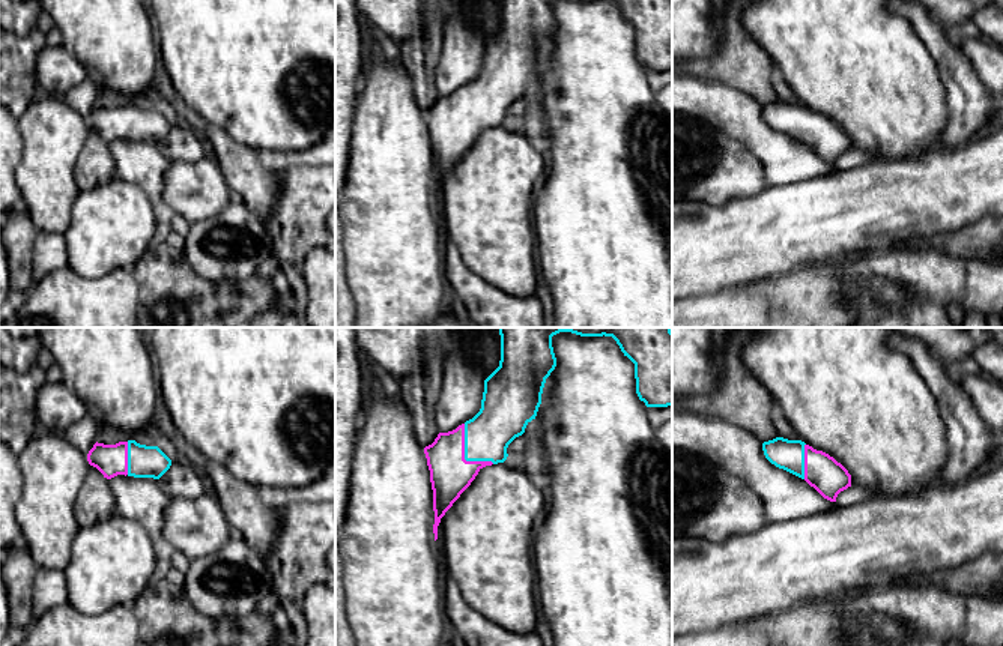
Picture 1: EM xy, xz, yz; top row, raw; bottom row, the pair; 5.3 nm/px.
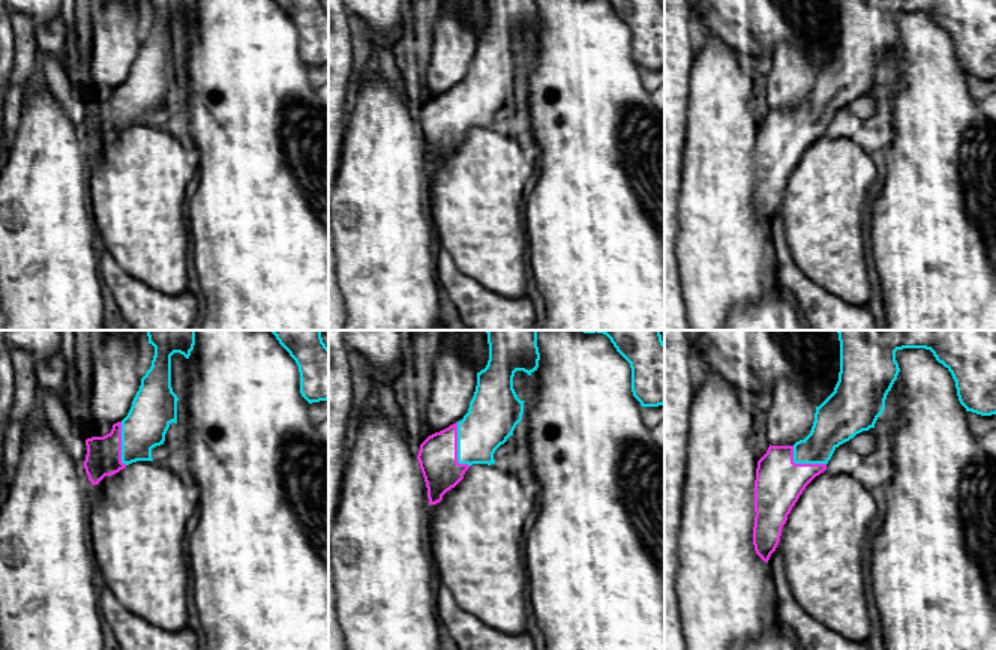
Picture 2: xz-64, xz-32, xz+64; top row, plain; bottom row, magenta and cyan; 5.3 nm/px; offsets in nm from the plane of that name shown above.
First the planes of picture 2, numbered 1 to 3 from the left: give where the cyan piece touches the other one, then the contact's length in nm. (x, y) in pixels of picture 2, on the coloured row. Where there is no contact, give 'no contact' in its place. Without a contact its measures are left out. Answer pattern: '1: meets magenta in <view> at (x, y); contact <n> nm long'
1: meets magenta in xz-64 at (120, 445); contact 240 nm long
2: meets magenta in xz-32 at (456, 448); contact 260 nm long
3: meets magenta in xz+64 at (803, 464); contact 200 nm long

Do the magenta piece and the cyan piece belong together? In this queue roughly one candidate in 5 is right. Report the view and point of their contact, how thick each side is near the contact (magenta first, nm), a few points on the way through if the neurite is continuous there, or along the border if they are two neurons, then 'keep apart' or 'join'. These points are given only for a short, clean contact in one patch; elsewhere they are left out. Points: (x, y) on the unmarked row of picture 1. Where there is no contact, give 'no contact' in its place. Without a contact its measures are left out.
contact xz (463, 119); calibres 220 and 240 nm; way xz (450, 137), (463, 119), (487, 98); join

